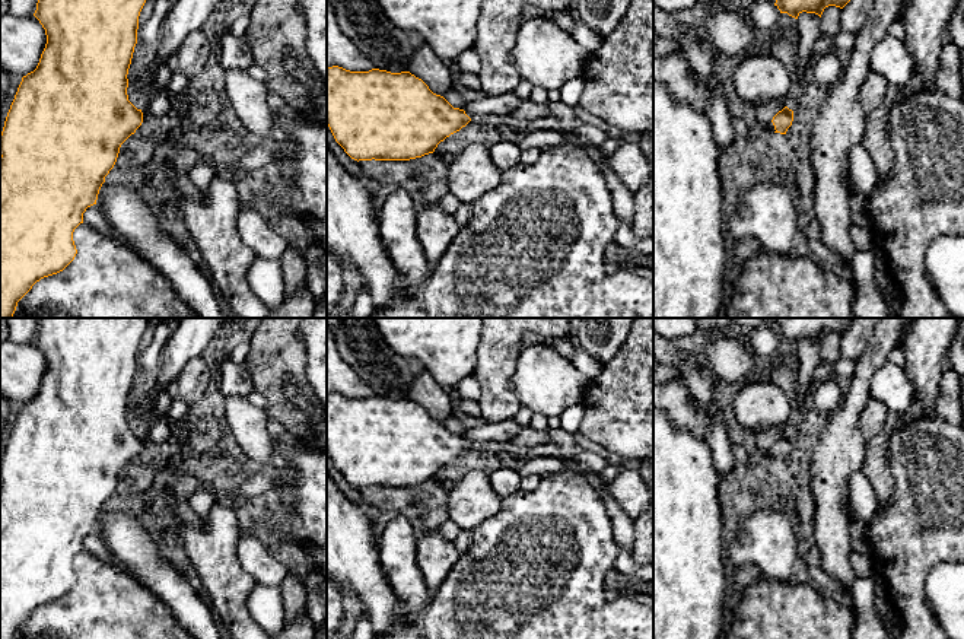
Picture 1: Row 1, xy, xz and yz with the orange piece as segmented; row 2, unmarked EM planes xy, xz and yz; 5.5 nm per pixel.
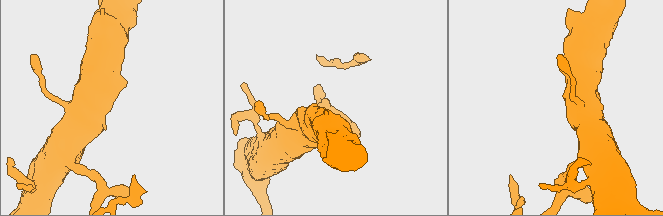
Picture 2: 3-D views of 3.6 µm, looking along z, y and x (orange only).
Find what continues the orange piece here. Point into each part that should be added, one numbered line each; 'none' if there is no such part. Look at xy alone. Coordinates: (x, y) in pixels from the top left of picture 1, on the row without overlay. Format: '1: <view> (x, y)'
none

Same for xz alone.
1: xz (505, 431)

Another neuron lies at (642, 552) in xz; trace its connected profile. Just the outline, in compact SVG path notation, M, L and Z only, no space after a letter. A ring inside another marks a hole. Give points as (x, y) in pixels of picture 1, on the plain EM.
M653 457L640 461L639 473L652 493L652 503L633 521L631 557L639 565L653 565Z

